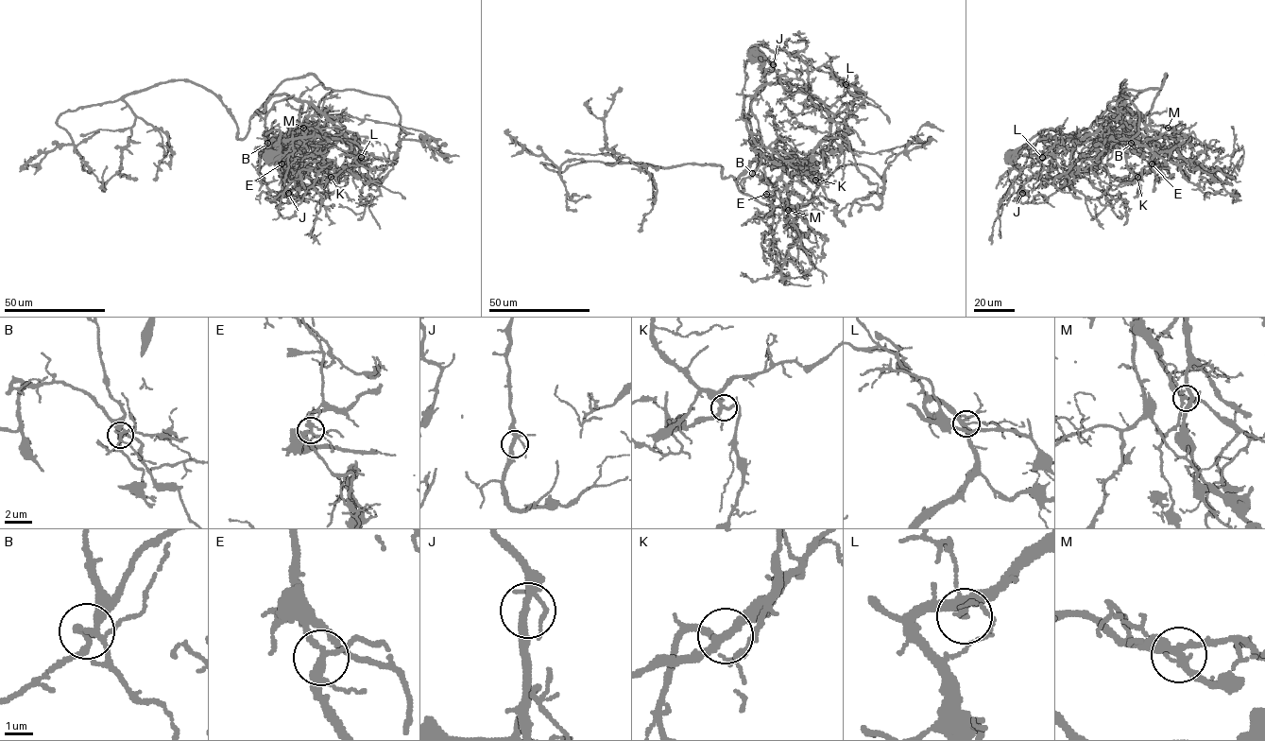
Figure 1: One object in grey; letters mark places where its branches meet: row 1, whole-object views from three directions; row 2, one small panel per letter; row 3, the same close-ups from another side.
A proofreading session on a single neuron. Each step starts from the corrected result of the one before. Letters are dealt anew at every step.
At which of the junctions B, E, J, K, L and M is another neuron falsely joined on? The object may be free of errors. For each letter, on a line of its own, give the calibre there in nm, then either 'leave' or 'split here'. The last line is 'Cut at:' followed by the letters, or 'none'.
B: calibre 240 nm; leave
E: calibre 260 nm; leave
J: calibre 240 nm; leave
K: calibre 280 nm; leave
L: calibre 260 nm; leave
M: calibre 240 nm; leave
Cut at: none

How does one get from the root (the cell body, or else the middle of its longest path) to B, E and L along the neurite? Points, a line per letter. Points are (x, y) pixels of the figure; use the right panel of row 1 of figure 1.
B: (1012, 155), (1047, 129), (1087, 129), (1120, 98), (1124, 120), (1114, 136), (1131, 143)
E: (1012, 155), (1047, 129), (1070, 133), (1087, 129), (1109, 102), (1124, 98), (1124, 118), (1153, 144), (1152, 163)
L: (1012, 155), (1047, 129), (1076, 133), (1071, 146), (1052, 144), (1043, 136), (1067, 140), (1042, 157)

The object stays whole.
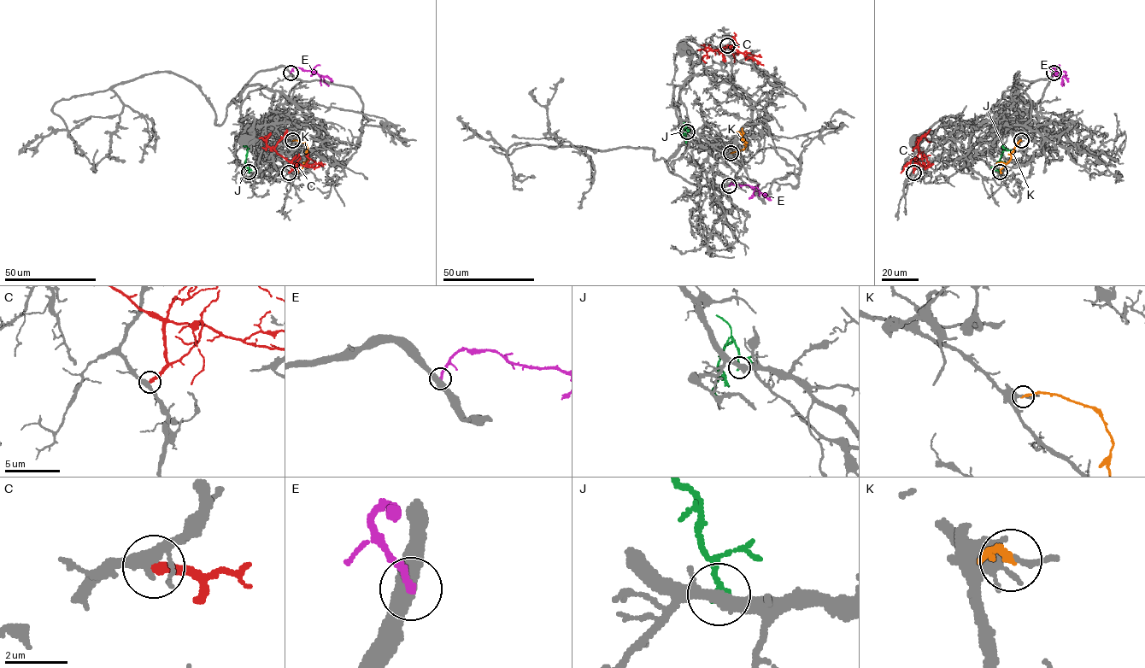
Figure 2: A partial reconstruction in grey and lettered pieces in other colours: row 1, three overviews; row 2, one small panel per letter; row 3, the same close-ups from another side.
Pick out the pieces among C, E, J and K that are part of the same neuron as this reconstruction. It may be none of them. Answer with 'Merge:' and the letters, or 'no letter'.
Merge: no letter

